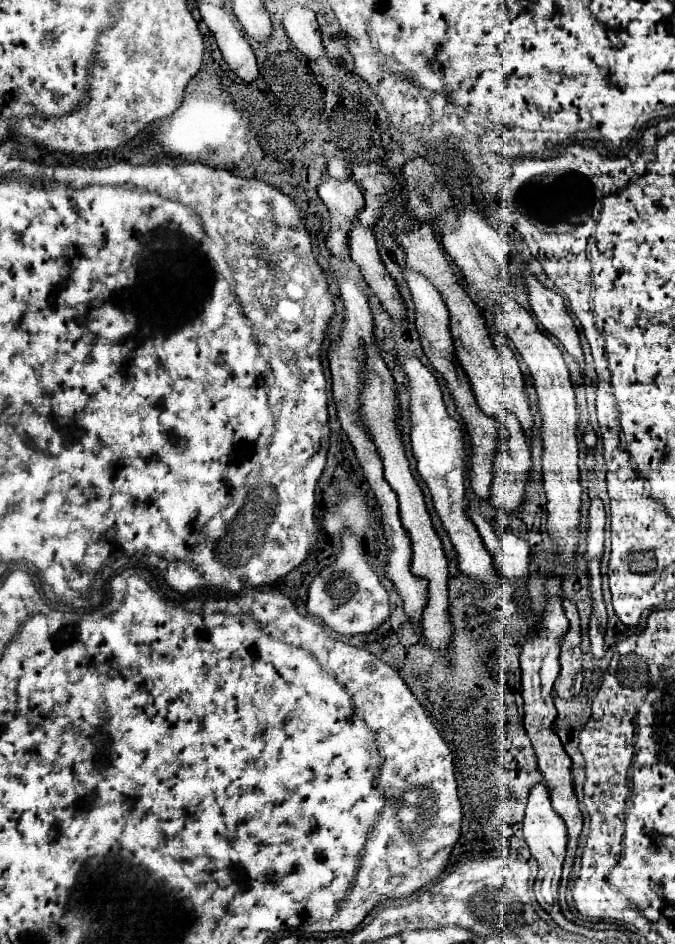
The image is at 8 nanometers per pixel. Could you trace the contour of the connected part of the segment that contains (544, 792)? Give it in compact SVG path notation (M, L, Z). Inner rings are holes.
M538 782L530 788L526 814L524 814L524 838L530 846L532 856L536 858L540 866L540 872L560 872L562 870L562 862L566 856L566 826L564 826L564 820L552 808L546 782Z

